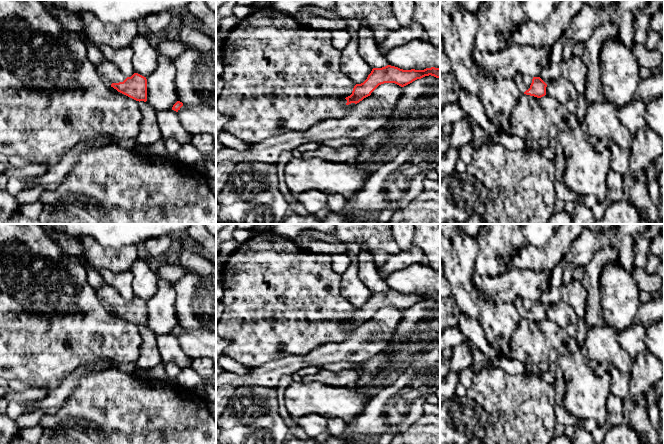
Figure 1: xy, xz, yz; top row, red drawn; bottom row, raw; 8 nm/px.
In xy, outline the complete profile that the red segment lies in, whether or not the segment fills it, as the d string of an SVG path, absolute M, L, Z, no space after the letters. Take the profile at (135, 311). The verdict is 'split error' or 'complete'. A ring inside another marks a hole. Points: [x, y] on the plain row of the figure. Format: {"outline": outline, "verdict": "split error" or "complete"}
{"outline": "M106 285L97 289L97 296L107 310L110 309L118 316L136 325L147 325L146 301L138 297L126 301L116 290Z", "verdict": "split error"}

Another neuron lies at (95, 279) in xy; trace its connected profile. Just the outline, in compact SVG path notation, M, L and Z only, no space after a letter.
M91 265L86 268L87 270L87 280L88 283L94 288L99 289L103 285L105 285L103 276L99 273L99 271L93 268Z

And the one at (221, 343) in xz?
M216 334L216 364L218 364L219 357L224 354L224 350L229 344L229 340Z

